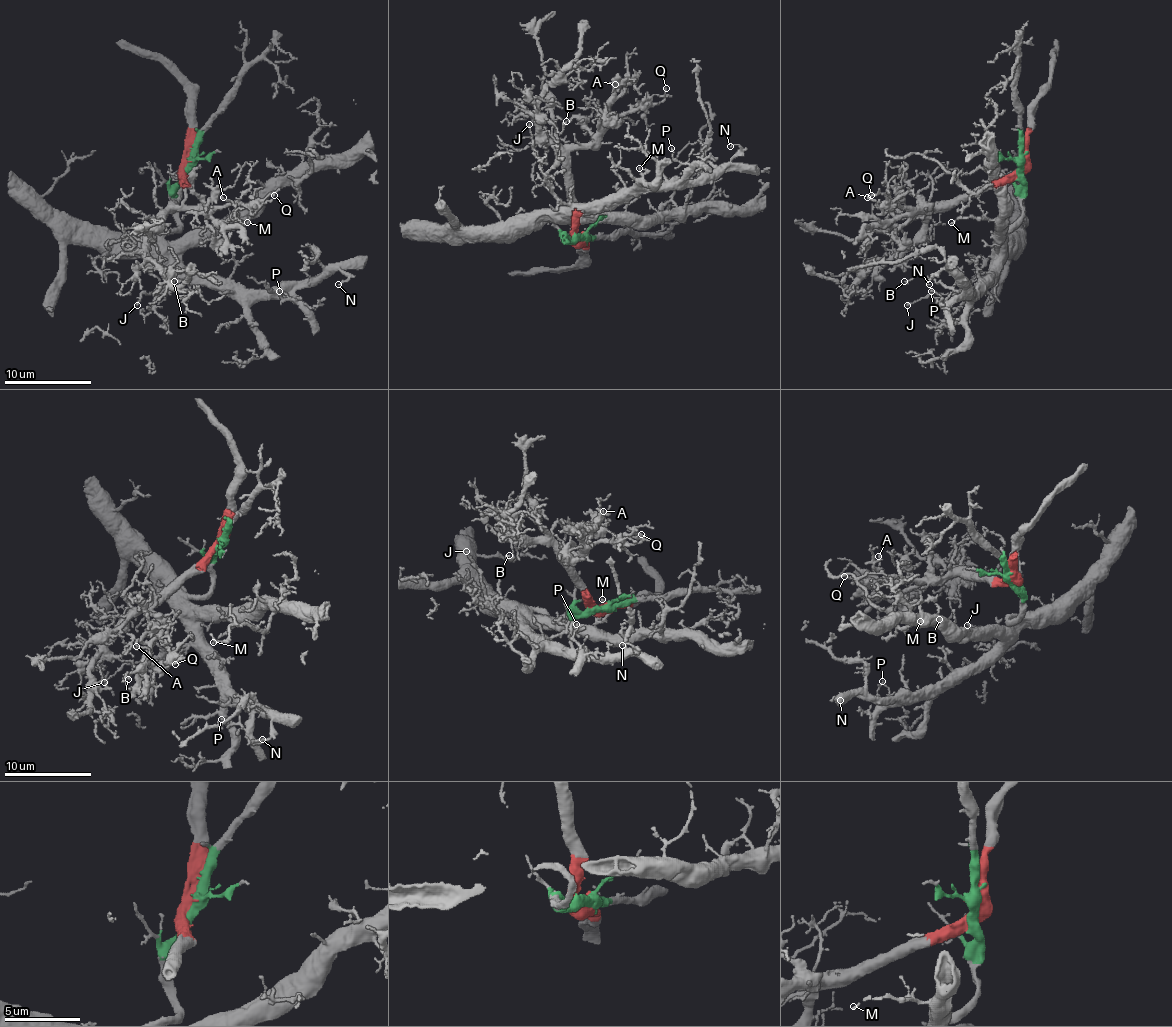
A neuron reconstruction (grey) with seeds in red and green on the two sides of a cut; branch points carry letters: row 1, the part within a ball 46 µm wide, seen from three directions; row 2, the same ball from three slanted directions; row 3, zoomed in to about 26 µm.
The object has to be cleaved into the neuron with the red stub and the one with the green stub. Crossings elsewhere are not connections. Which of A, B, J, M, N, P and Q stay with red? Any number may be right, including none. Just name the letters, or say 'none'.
A, B, Q

